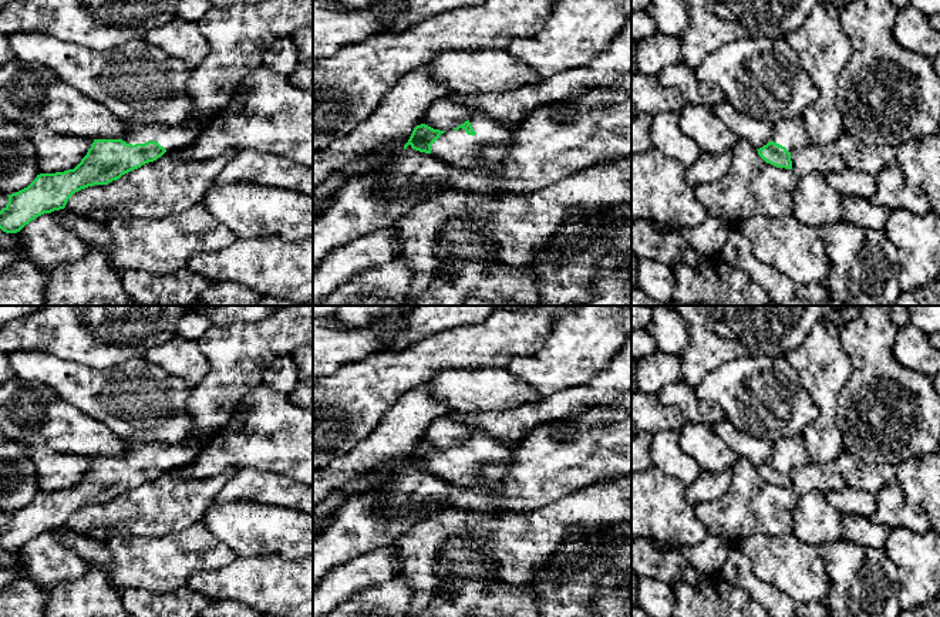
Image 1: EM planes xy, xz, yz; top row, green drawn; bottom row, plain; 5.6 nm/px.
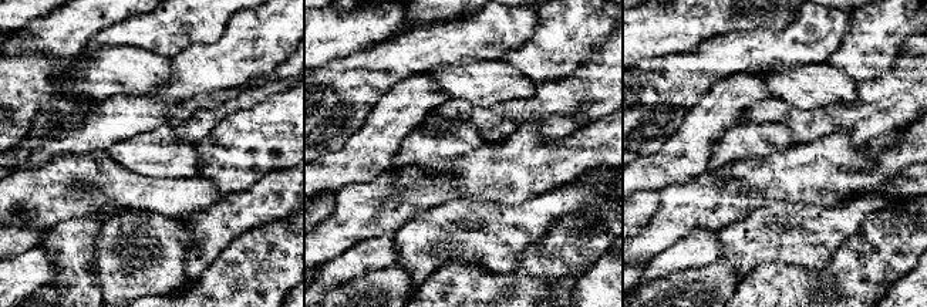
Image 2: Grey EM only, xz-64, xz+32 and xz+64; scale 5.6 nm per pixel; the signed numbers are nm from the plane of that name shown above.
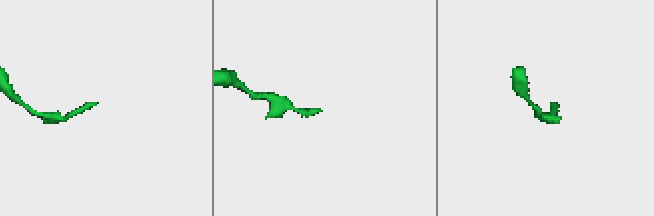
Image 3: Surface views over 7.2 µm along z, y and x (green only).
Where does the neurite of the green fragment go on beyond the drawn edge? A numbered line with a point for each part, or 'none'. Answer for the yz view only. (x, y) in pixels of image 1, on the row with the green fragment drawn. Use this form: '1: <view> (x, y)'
1: yz (791, 134)

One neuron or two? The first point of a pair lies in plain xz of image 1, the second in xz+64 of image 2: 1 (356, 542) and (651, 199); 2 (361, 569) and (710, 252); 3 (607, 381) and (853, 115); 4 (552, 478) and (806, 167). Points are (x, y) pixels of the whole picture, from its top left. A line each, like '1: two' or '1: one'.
1: two
2: one
3: one
4: one

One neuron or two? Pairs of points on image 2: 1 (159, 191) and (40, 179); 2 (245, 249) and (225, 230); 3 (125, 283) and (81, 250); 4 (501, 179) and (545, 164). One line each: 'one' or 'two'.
1: one
2: two
3: two
4: one

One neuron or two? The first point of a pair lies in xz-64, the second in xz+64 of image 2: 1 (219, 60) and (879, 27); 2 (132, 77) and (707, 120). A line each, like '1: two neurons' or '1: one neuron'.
1: one neuron
2: two neurons

